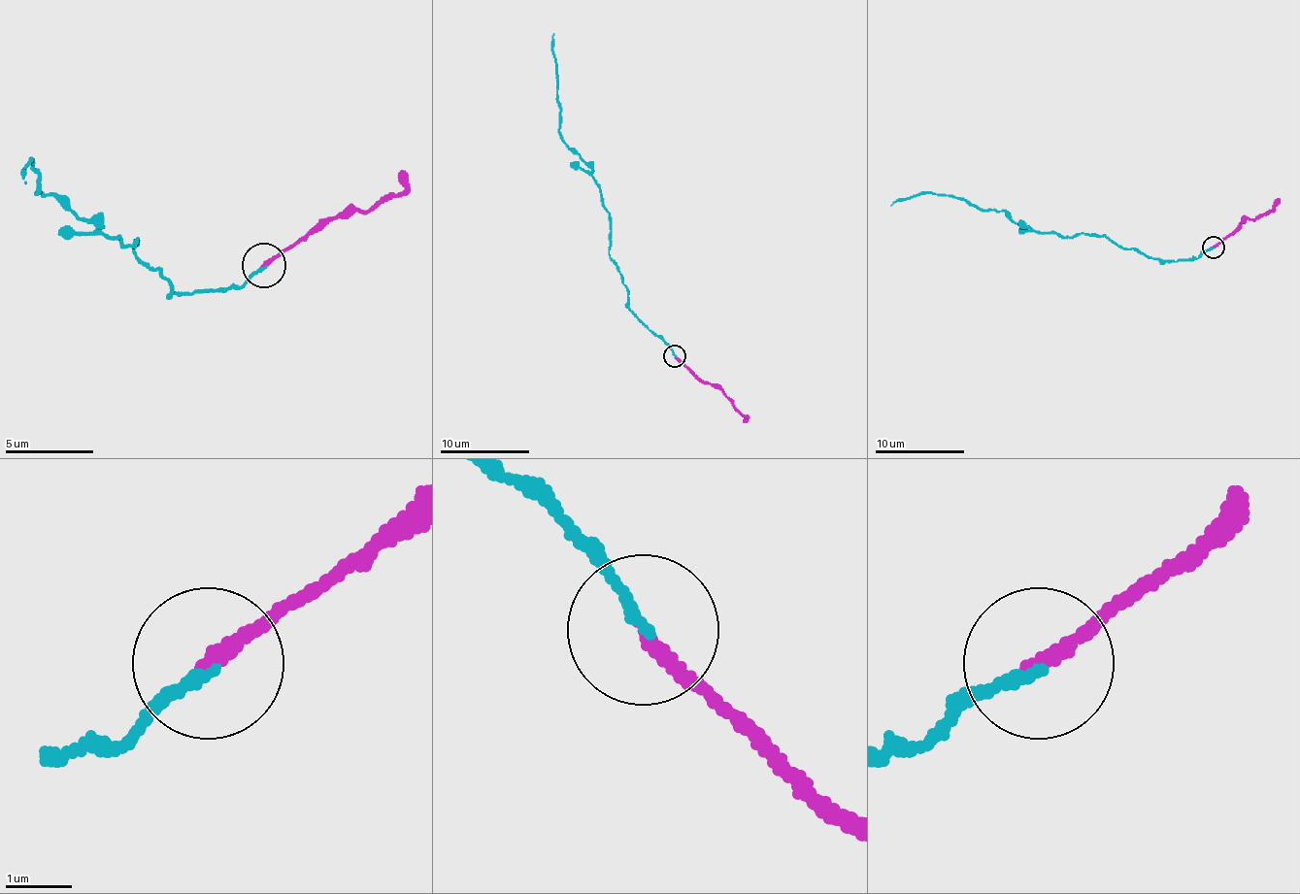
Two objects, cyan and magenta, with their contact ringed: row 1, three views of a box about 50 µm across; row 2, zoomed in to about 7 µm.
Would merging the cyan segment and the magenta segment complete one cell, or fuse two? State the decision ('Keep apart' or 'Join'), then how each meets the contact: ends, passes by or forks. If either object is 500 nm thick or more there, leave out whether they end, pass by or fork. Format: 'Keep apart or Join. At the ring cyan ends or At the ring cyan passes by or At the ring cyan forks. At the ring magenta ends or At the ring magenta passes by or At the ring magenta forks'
Join. At the ring cyan ends. At the ring magenta ends

